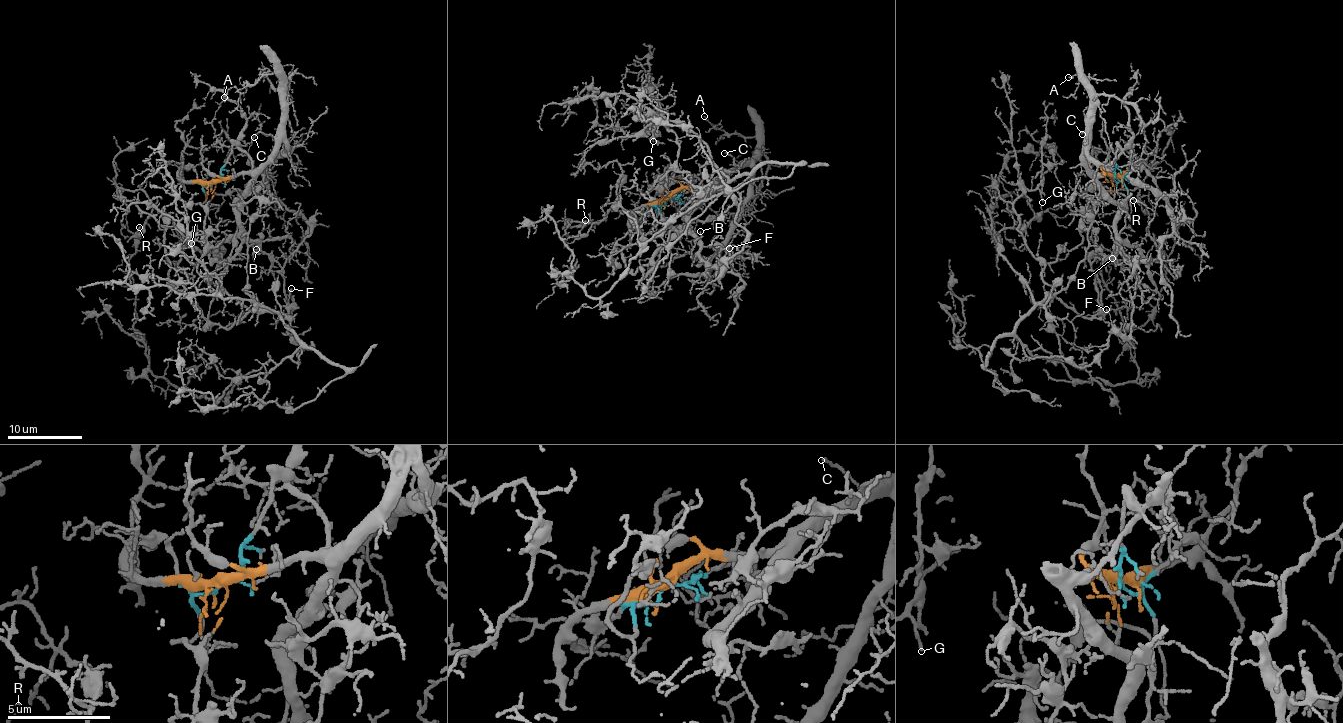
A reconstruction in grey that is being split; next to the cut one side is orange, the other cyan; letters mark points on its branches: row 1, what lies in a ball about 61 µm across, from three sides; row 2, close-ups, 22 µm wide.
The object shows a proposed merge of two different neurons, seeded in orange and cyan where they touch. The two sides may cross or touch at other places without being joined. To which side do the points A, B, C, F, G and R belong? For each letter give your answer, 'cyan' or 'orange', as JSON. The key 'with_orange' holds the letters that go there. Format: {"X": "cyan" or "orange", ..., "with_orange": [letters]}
{"A": "orange", "B": "orange", "C": "orange", "F": "cyan", "G": "cyan", "R": "cyan", "with_orange": ["A", "B", "C"]}

